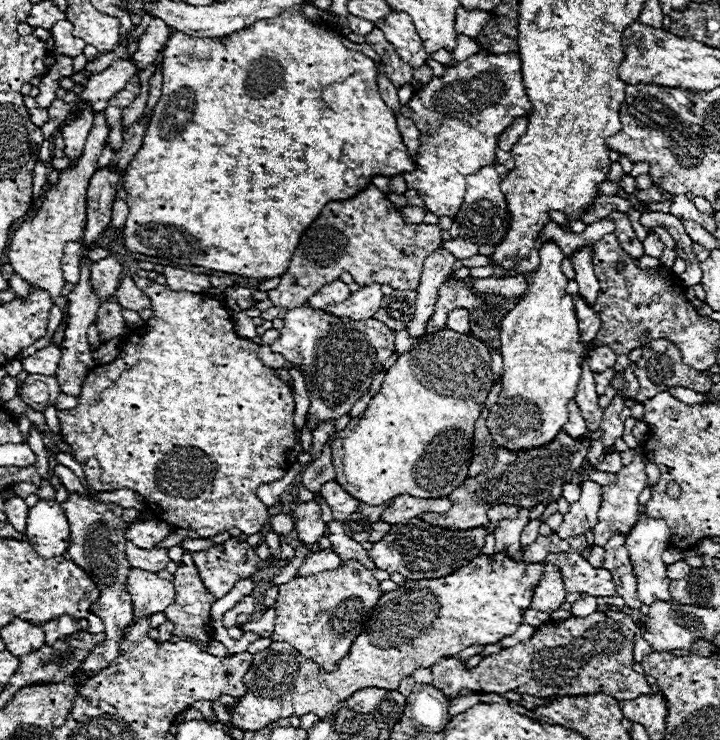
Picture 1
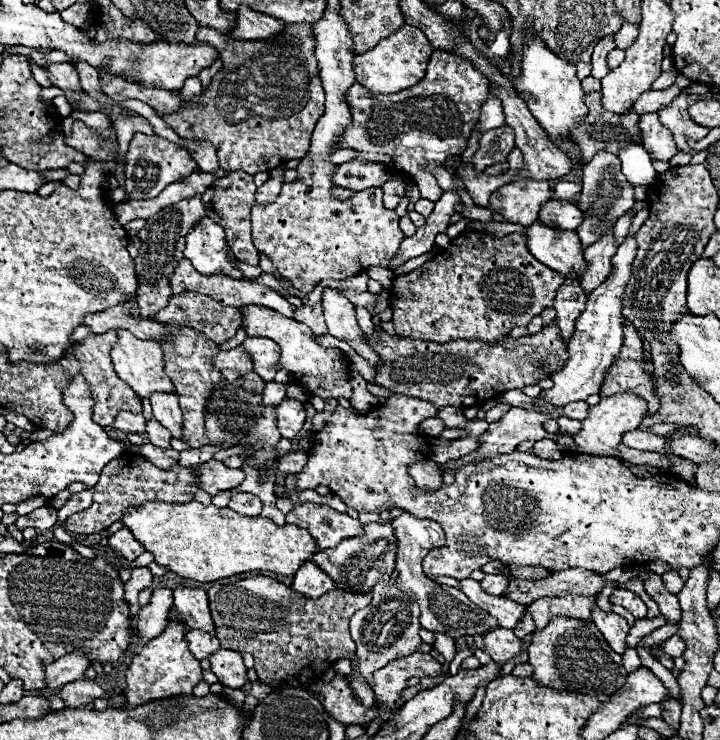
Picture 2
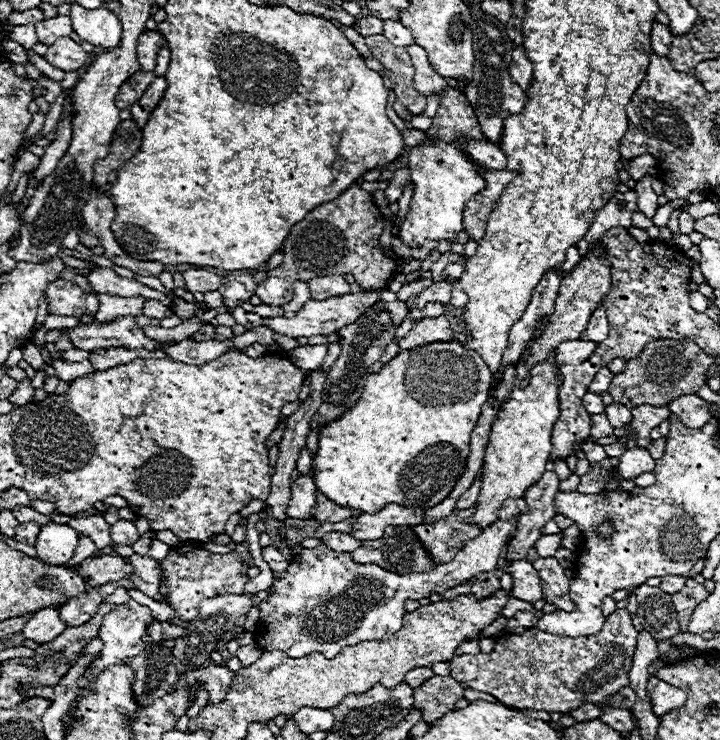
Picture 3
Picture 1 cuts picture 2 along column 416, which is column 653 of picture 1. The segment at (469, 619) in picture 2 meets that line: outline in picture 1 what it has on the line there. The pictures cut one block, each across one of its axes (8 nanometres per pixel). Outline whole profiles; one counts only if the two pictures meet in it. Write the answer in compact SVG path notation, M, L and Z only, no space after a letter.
M640 514L640 522L636 522L636 528L632 528L632 532L628 532L624 546L628 548L630 560L634 564L634 576L638 582L638 600L646 606L654 604L656 600L670 600L668 594L668 586L670 580L666 576L666 564L660 560L662 552L670 546L670 528L664 520L660 518L650 518L646 514Z

